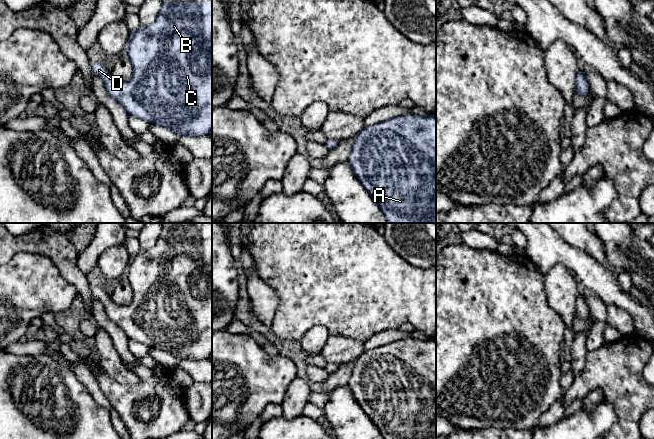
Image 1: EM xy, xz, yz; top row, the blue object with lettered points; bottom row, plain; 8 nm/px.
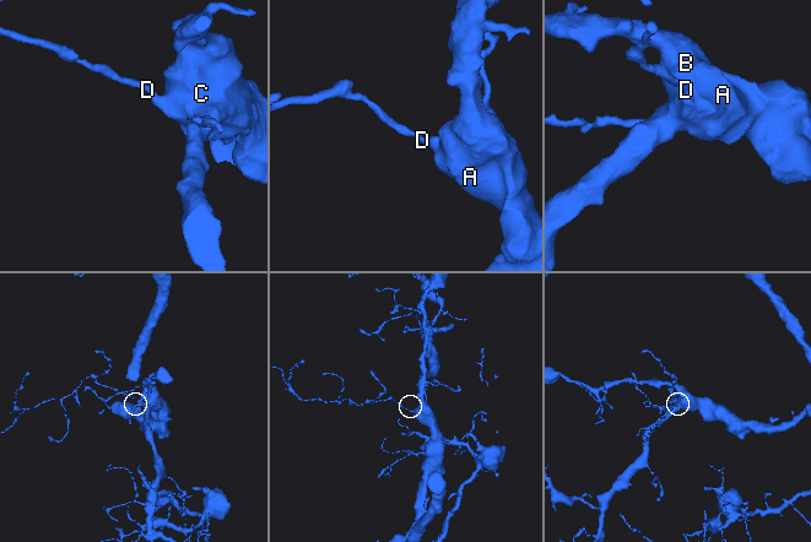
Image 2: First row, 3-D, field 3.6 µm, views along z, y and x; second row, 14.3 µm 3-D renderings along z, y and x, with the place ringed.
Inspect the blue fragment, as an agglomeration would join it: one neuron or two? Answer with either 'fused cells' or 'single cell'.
single cell

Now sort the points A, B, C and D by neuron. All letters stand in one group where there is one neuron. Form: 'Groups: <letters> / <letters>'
Groups: A B C D

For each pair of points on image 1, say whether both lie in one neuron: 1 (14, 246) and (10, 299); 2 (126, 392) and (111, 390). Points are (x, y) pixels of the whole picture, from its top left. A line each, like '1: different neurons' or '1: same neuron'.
1: different neurons
2: same neuron

